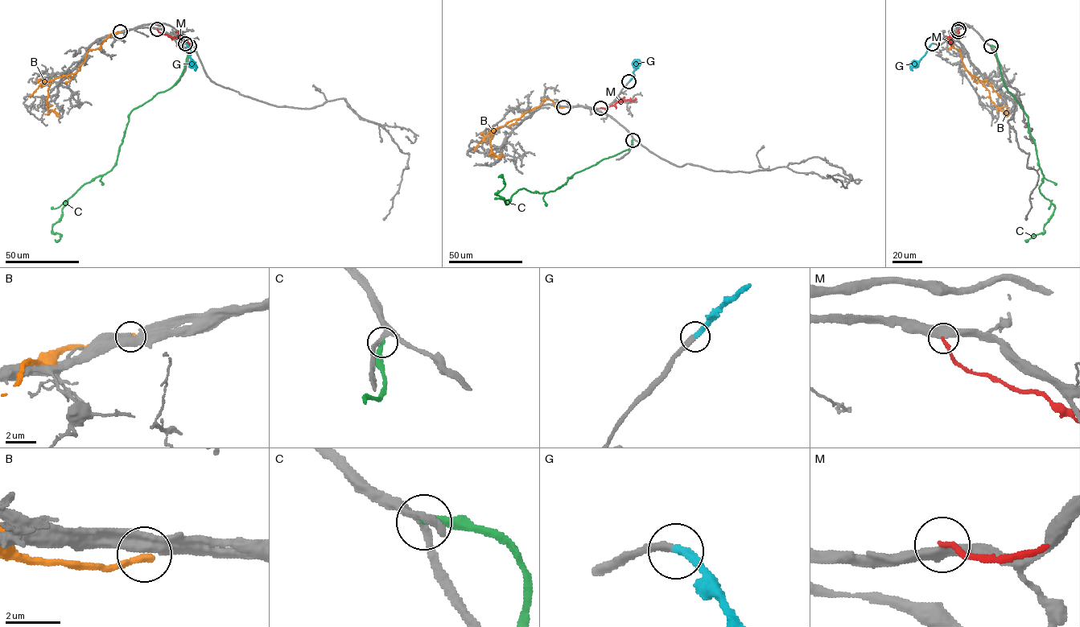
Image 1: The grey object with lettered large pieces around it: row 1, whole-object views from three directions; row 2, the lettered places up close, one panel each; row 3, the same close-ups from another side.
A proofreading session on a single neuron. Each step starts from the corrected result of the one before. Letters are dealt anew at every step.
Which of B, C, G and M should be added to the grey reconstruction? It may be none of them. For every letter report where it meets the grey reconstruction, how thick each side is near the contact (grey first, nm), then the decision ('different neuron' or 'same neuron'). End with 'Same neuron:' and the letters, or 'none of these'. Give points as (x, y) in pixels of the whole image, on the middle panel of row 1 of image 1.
B: (563, 107) | 550/280 nm | different neuron
C: (632, 140) | 240/280 nm | different neuron
G: (628, 81) | 300/320 nm | same neuron
M: (600, 108) | 440/190 nm | different neuron
Same neuron: G

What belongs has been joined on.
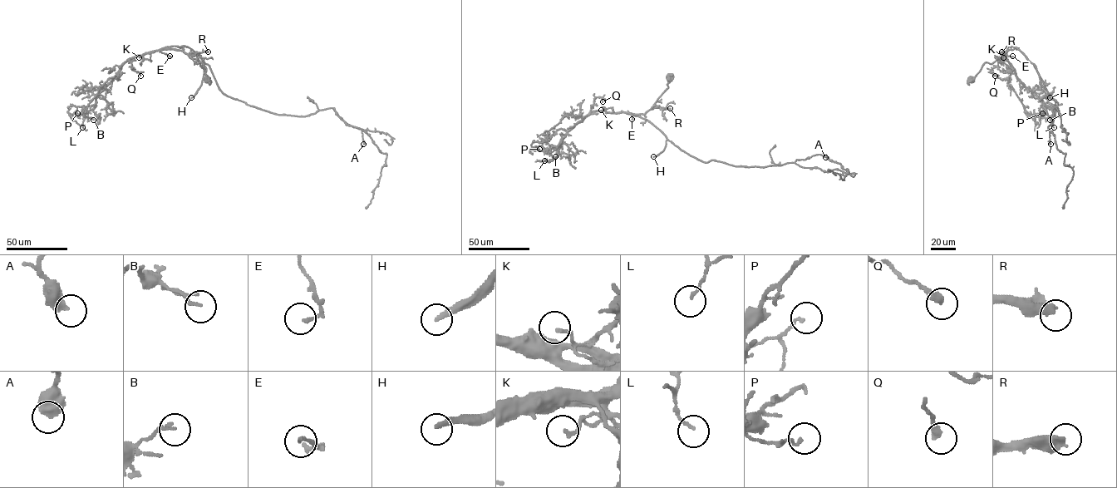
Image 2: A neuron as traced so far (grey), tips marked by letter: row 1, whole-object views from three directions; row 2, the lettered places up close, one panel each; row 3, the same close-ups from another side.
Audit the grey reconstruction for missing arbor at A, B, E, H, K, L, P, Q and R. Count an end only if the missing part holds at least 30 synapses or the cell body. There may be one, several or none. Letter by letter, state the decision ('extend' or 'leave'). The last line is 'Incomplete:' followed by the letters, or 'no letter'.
A: leave
B: leave
E: leave
H: extend
K: leave
L: leave
P: leave
Q: leave
R: extend
Incomplete: H, R

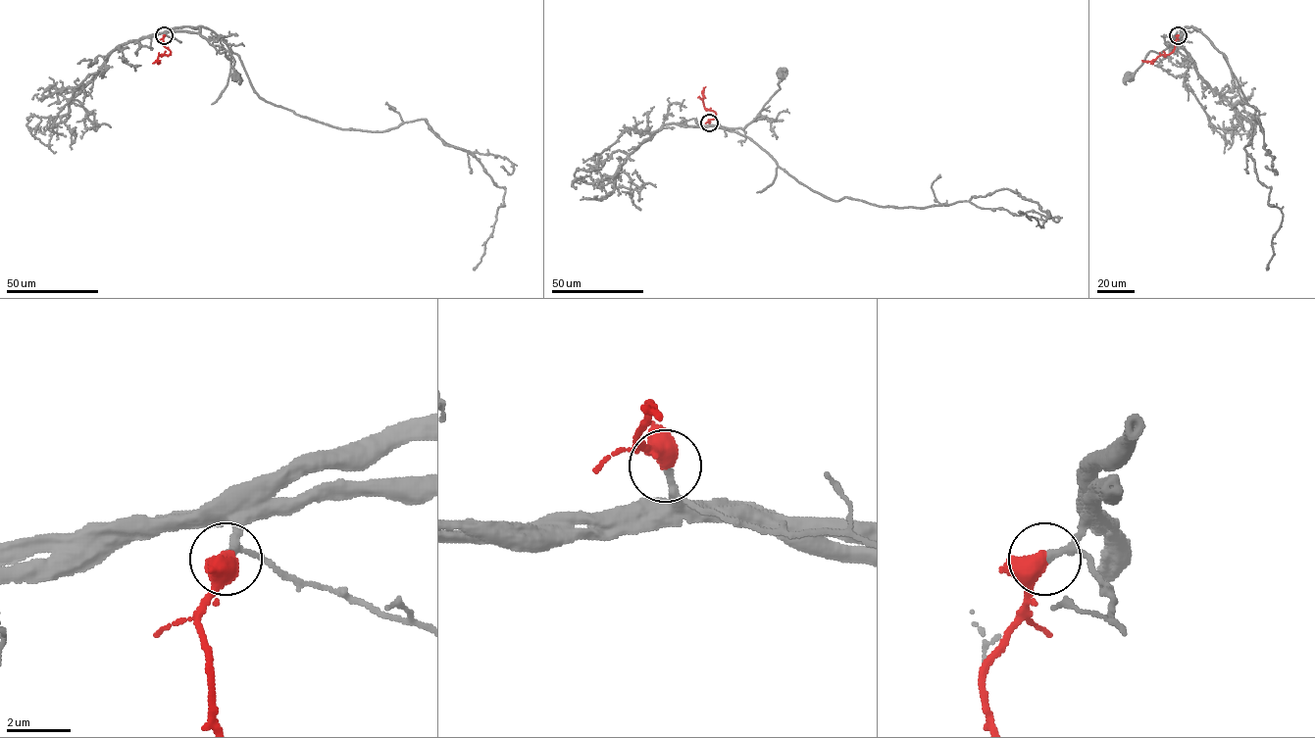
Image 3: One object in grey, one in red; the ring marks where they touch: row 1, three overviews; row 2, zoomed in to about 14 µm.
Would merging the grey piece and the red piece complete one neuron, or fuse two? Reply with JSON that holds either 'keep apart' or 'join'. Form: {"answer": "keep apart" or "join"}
{"answer": "join"}

